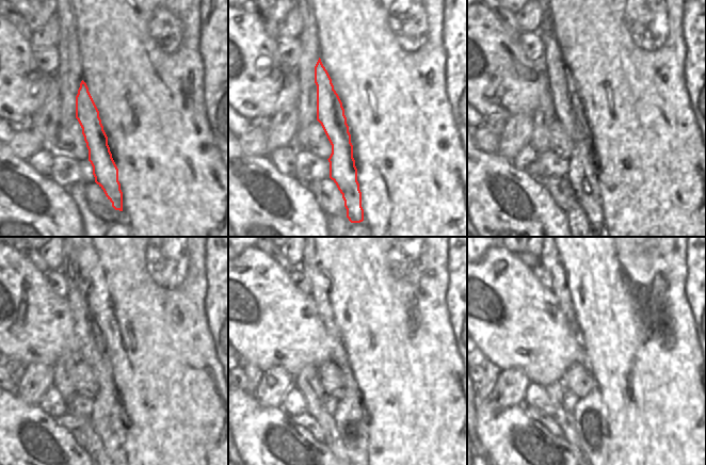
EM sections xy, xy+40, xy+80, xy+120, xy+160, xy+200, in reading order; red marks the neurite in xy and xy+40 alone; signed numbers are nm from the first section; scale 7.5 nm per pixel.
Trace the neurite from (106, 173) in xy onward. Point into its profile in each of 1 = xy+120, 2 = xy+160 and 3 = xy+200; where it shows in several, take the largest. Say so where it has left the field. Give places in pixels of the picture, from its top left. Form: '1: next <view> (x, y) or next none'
1: next xy+120 (106, 420)
2: next xy+160 (349, 418)
3: next xy+200 (590, 415)

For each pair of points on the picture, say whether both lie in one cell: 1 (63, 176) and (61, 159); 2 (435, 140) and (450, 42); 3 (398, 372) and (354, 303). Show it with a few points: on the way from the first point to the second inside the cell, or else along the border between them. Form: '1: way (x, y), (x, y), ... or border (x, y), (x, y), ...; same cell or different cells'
1: way (63, 172), (62, 163); same cell
2: border (446, 55), (446, 97), (451, 105); different cells
3: way (398, 355), (398, 347), (371, 320); same cell

